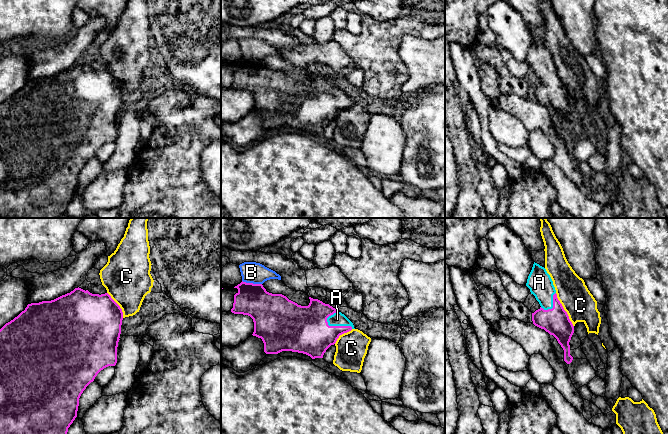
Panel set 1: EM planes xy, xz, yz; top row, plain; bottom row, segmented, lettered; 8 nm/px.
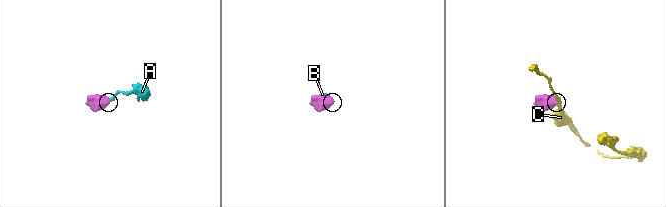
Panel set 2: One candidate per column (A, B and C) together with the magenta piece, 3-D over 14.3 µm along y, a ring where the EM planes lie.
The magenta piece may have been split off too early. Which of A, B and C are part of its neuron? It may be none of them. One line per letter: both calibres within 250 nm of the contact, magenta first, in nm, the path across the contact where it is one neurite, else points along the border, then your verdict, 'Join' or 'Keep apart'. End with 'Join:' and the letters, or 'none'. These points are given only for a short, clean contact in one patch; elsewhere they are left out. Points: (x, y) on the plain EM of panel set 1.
A: Thickness 360 nm (magenta) against 110 nm. Path across: xz (306, 105), (337, 102), (337, 95). Join
B: Thickness 280 nm (magenta) against 170 nm. Boundary: xz (242, 56), (248, 59), (261, 60). Keep apart
C: Thickness 220 nm (magenta) against 260 nm. Boundary: yz (555, 69), (573, 102). Keep apart
Join: A

